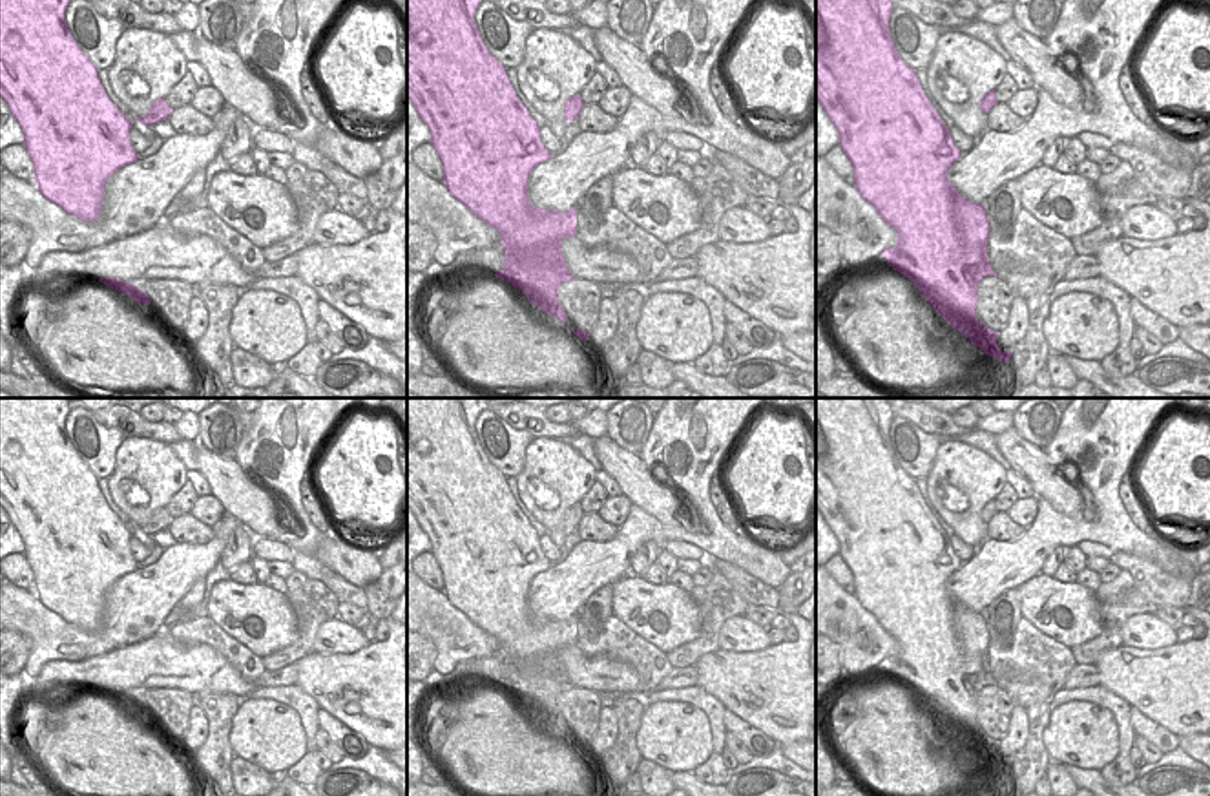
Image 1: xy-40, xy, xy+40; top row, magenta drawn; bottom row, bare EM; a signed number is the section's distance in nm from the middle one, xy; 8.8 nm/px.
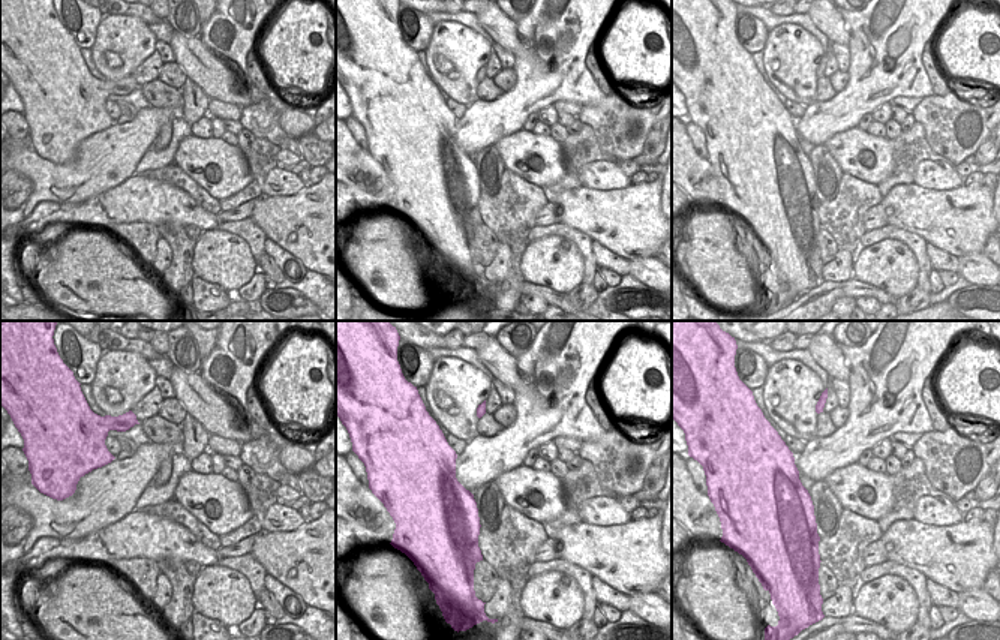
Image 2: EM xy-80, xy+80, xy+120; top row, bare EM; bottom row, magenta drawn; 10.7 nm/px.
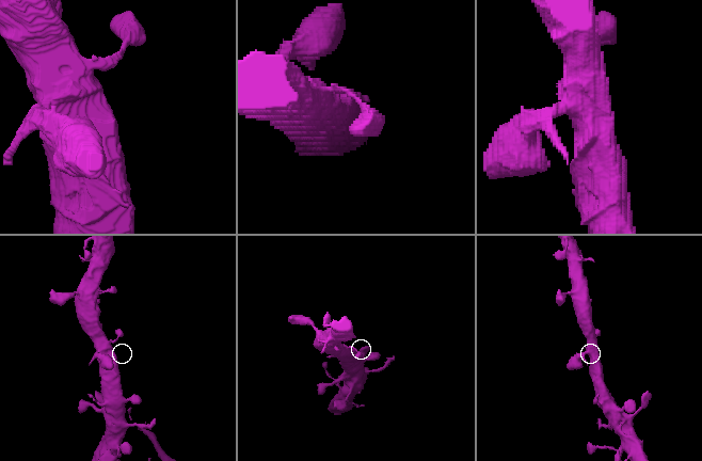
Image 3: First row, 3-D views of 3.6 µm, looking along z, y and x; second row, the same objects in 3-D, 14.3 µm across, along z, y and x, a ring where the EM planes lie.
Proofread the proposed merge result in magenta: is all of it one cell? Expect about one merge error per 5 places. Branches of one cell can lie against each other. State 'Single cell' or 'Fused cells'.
Single cell.

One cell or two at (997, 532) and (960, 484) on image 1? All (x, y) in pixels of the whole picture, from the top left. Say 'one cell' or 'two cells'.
two cells

